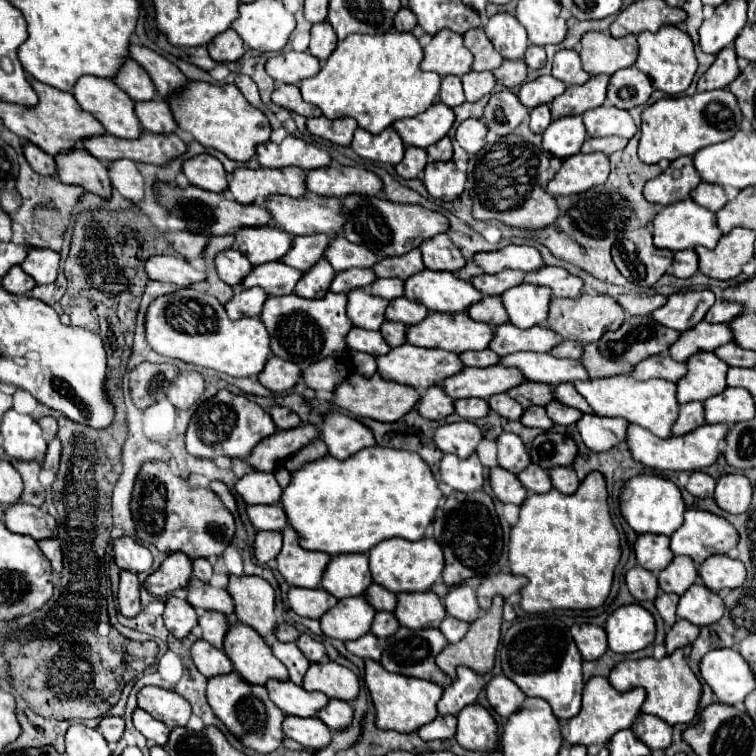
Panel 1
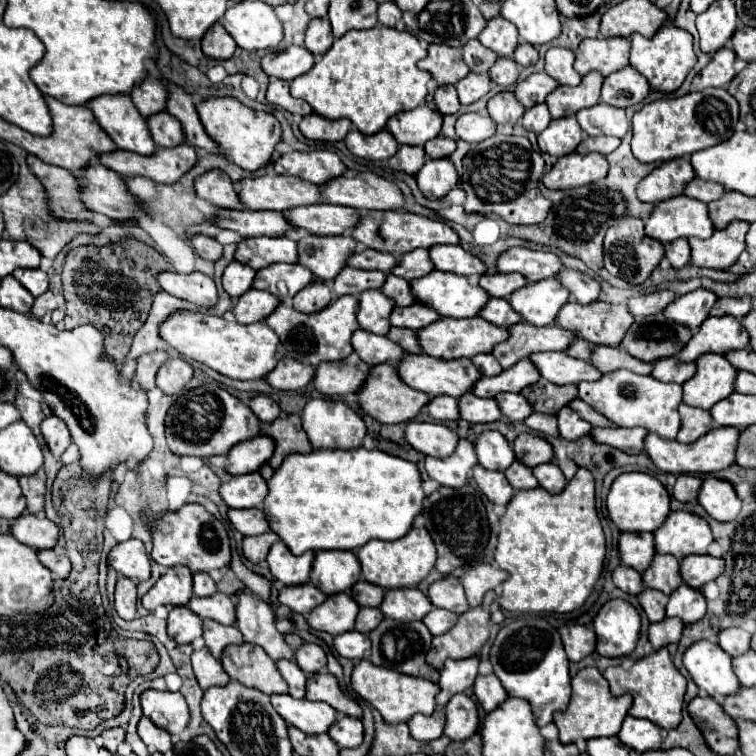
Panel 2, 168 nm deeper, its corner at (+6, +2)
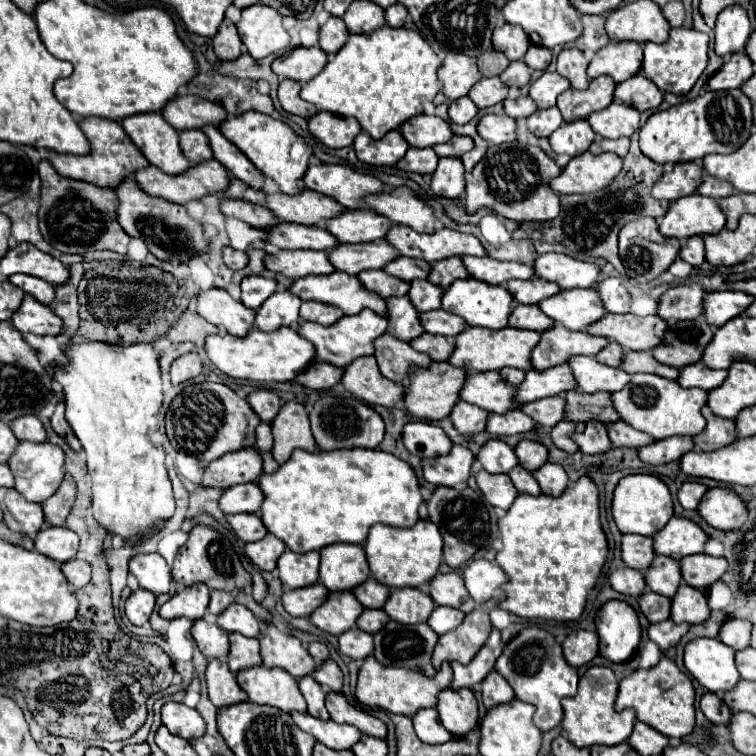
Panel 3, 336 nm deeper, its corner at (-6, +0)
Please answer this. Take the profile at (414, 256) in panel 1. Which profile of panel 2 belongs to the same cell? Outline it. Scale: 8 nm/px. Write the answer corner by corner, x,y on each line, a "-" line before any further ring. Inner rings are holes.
412,250
412,254
404,254
400,260
400,266
392,270
392,274
406,278
408,282
422,278
434,270
434,264
430,260
428,250

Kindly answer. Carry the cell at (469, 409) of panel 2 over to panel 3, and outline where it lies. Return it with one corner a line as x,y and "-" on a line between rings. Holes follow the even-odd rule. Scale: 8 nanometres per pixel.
514,408
512,412
504,412
504,414
496,414
496,412
488,414
486,432
492,436
520,434
520,432
528,432
532,428
534,428
532,418
528,418
520,408

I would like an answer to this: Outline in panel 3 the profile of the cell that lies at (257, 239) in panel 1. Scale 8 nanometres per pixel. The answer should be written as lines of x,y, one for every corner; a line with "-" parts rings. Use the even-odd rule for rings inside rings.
278,250
276,254
266,254
264,258
264,268
266,276
288,276
292,278
302,278
308,274
330,274
334,272
332,264
328,262
326,252
322,250

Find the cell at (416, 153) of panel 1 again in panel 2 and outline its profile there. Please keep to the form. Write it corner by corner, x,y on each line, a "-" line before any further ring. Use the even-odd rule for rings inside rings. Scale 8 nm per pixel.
400,146
398,152
390,158
390,168
406,172
406,174
416,174
426,162
426,154
424,148
420,146

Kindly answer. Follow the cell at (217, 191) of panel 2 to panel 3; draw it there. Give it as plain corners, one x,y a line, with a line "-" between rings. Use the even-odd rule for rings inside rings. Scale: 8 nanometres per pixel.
224,198
222,204
220,204
220,210
222,214
226,216
236,216
238,220
254,226
254,228
268,228
272,224
278,224
276,216
272,216
272,212
264,206
258,206
258,204
252,204
252,202
246,202
246,200
236,200
236,198

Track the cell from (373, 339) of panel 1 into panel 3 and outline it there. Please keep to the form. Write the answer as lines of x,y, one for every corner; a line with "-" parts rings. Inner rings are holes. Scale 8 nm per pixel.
384,334
380,338
374,340
374,356
378,360
378,368
380,372
394,380
394,382
402,382
406,384
408,380
408,368
412,364
416,366
428,366
432,360
428,356
424,356
422,352
416,352
408,342
404,340
396,340
392,334

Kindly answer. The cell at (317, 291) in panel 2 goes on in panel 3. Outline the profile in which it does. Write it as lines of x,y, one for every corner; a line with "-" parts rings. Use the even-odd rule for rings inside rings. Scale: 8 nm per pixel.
302,302
302,308
300,308
300,318
302,318
302,320
318,322
318,324
324,324
324,326
334,324
334,322
340,320
342,316
344,316
344,312
340,312
340,308
332,308
332,304

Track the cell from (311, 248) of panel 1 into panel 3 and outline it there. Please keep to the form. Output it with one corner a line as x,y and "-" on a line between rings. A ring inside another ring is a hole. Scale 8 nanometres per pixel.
378,240
376,244
336,244
328,252
328,260
332,260
332,266
346,274
384,268
384,264
388,264
396,256
398,252
390,248
386,240

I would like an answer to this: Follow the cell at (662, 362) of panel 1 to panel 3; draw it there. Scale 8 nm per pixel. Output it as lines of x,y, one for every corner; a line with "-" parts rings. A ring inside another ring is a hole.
704,362
690,364
688,368
680,368
680,376
676,382
682,384
682,388
702,388
712,390
720,386
726,378
726,370
712,370

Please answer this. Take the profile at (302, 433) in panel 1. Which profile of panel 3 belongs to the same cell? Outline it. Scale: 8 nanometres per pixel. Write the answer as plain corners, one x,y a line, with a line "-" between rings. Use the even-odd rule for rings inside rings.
244,448
210,462
202,484
226,490
236,484
256,482
258,476
262,476
262,454
256,448

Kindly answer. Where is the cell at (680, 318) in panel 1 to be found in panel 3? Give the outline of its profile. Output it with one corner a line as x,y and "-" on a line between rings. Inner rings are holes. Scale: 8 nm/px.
732,290
710,292
704,298
704,318
710,326
722,326
730,318
740,316
744,308
750,306
752,300
754,296
744,294
744,292
732,292

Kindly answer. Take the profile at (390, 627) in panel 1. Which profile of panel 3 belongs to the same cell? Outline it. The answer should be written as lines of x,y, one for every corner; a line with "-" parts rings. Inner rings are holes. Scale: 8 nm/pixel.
364,610
362,616
358,618
356,626
364,632
370,632
370,634
376,634
384,624
388,622
388,614
384,610

